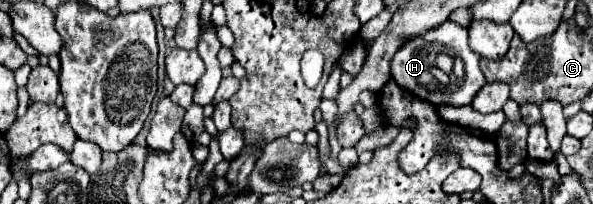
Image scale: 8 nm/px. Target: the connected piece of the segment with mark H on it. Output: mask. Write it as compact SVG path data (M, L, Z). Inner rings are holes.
M446 21L440 27L428 31L424 37L416 37L416 39L404 43L396 51L396 55L392 59L392 79L400 87L412 91L420 99L426 99L434 105L462 107L462 105L470 105L474 95L486 83L486 79L478 67L478 61L480 61L480 57L474 51L470 51L470 47L468 47L468 31L464 27L458 27L452 21ZM438 55L450 55L452 59L460 59L464 73L454 75L454 73L440 71L436 65Z

